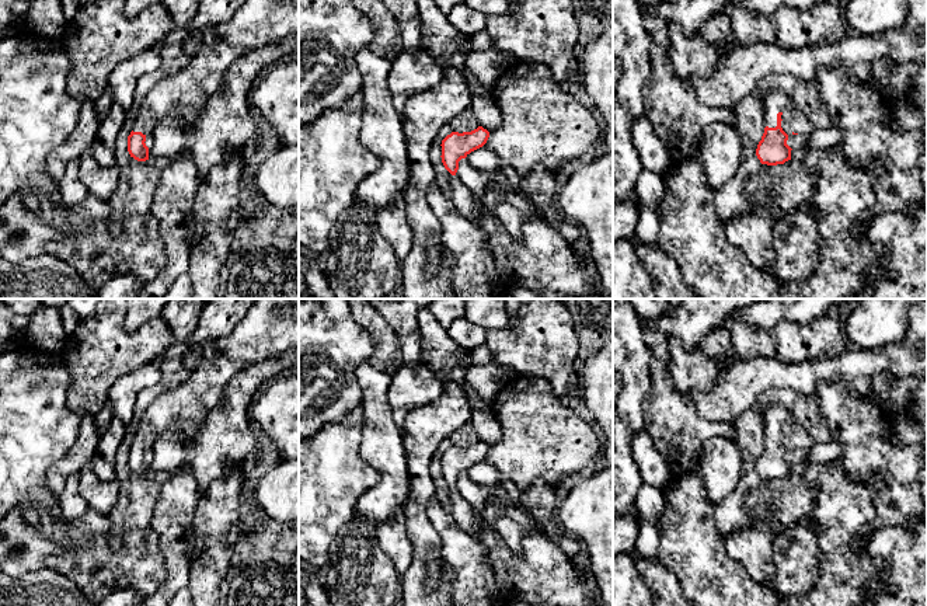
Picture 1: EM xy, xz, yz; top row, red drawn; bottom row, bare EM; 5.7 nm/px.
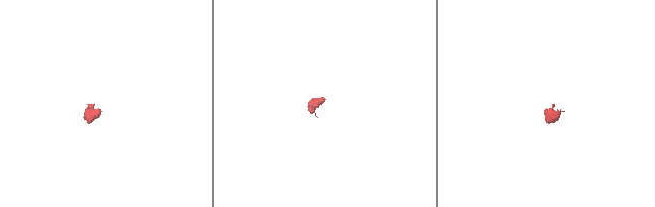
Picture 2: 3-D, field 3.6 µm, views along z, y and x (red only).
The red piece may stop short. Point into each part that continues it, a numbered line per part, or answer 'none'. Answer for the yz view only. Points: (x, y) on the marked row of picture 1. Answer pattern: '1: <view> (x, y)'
1: yz (776, 100)

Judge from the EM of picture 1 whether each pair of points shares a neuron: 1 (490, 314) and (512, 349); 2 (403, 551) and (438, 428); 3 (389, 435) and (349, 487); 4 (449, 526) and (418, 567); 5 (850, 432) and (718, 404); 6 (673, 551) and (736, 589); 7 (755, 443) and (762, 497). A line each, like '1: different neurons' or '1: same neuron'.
1: different neurons
2: different neurons
3: different neurons
4: different neurons
5: different neurons
6: same neuron
7: same neuron

